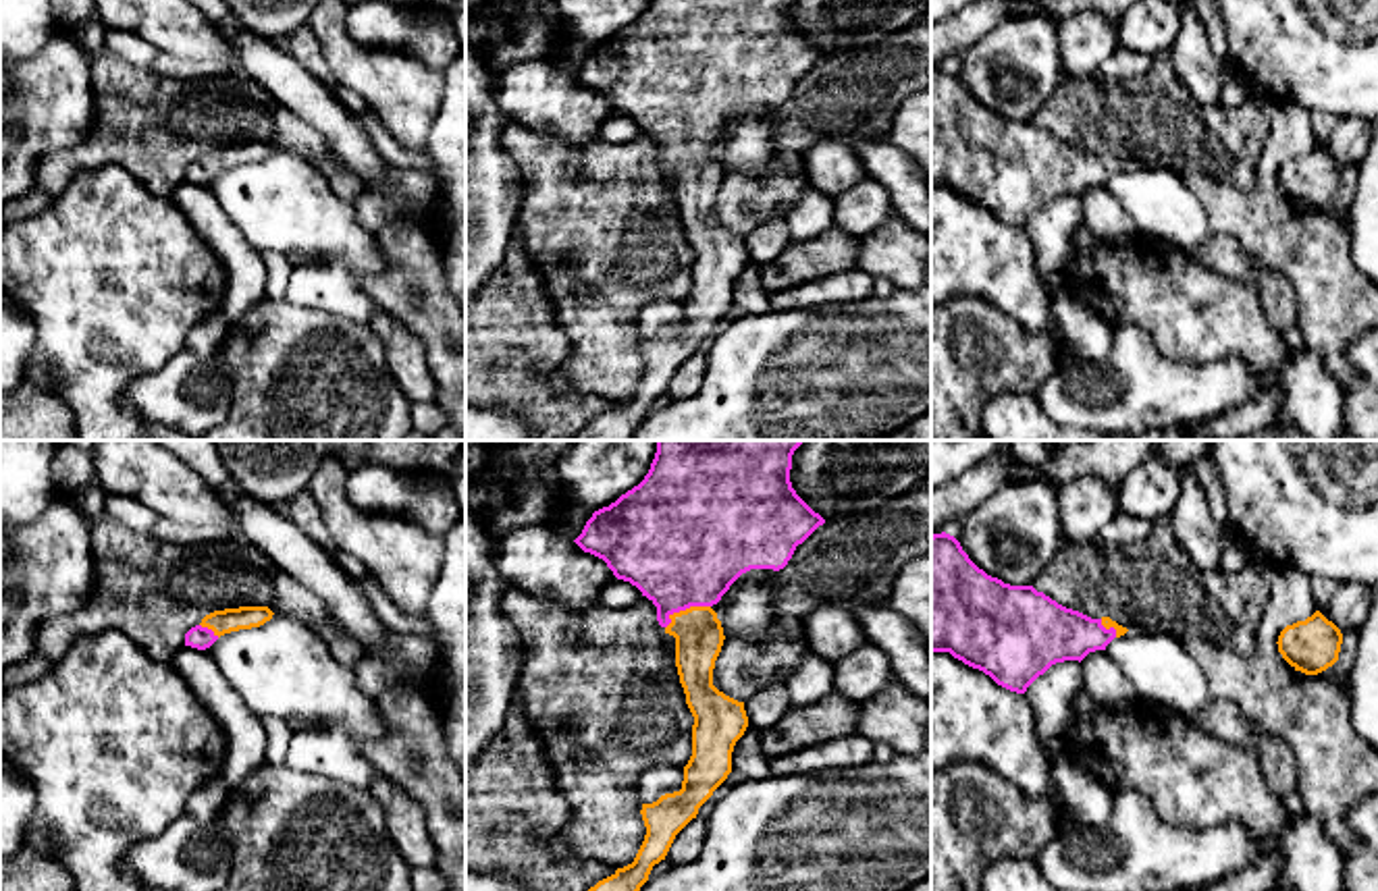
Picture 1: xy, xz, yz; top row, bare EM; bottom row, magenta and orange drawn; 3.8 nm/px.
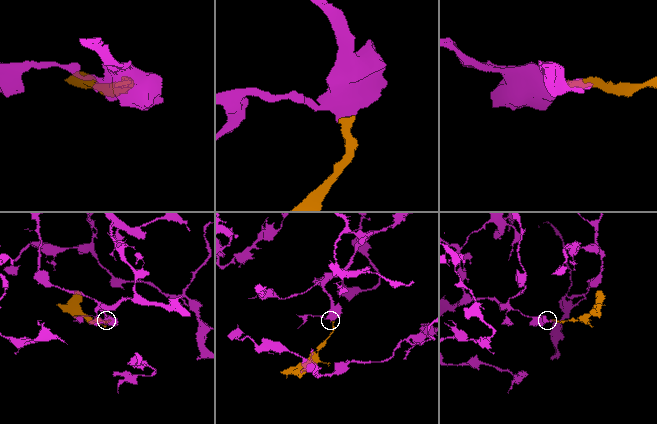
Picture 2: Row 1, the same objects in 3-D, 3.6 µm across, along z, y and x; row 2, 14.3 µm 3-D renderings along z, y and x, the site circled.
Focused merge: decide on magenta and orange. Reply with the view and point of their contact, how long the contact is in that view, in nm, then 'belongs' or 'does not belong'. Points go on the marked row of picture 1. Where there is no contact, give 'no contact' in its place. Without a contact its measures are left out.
contact xz (684, 609); length 200 nm; belongs

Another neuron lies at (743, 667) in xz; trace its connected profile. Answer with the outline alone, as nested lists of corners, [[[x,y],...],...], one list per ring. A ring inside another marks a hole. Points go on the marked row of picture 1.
[[[777,613],[765,640],[725,638],[713,669],[713,685],[746,702],[757,692],[786,683],[806,652],[802,619]]]

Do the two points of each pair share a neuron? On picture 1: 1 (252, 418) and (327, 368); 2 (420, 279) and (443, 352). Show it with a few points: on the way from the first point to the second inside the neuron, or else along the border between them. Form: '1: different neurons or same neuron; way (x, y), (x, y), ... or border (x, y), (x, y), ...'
1: same neuron; way (271, 418), (277, 418), (308, 387)
2: same neuron; way (420, 298), (443, 333)

